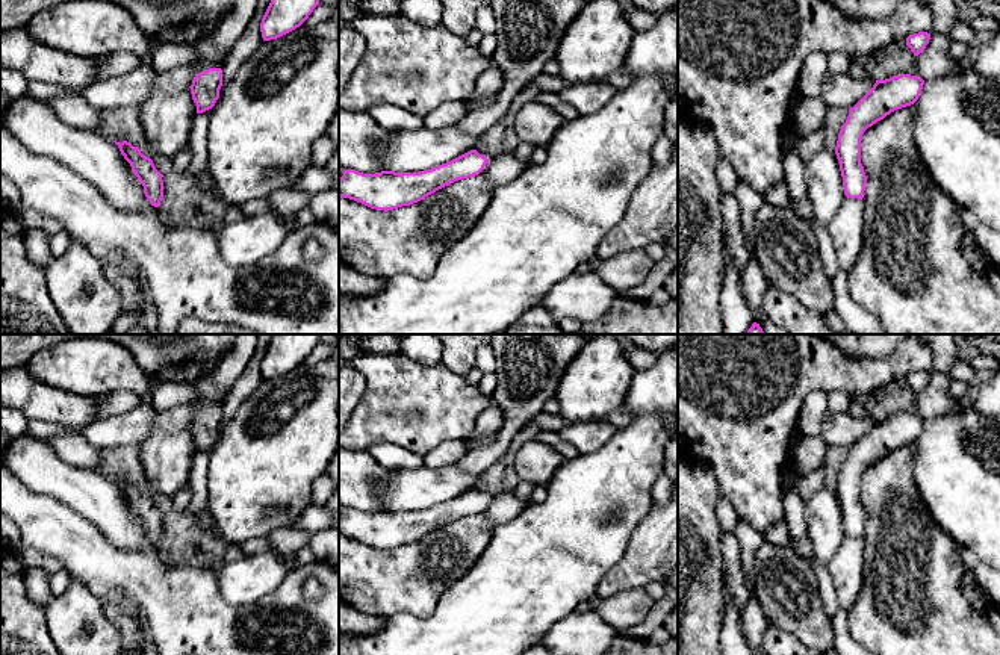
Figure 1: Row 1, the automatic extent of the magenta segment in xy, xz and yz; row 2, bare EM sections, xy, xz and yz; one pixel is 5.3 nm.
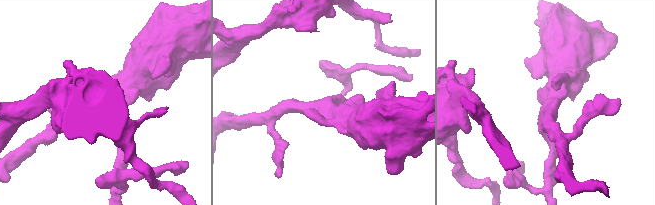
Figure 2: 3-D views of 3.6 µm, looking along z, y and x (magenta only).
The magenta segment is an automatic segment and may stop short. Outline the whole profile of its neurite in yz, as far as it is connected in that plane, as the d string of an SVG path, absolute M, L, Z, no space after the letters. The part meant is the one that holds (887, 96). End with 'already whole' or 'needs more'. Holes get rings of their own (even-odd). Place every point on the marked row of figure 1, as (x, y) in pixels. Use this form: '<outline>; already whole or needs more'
M900 74L876 80L873 88L849 109L835 147L840 162L844 195L864 198L867 175L861 163L861 141L864 132L891 112L914 104L923 89L920 76Z; already whole

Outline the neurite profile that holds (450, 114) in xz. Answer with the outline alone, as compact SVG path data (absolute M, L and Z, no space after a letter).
M448 101L424 118L424 127L440 130L457 126L470 110L467 101Z

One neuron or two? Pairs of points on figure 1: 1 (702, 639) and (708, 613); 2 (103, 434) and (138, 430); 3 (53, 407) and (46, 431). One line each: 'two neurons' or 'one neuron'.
1: one neuron
2: one neuron
3: two neurons

